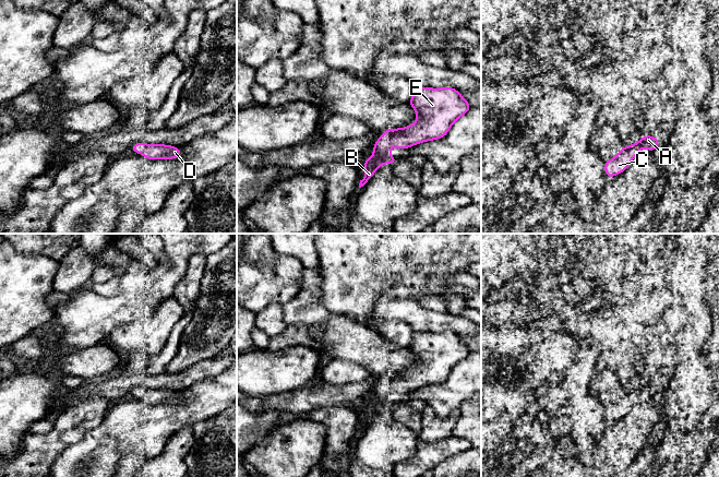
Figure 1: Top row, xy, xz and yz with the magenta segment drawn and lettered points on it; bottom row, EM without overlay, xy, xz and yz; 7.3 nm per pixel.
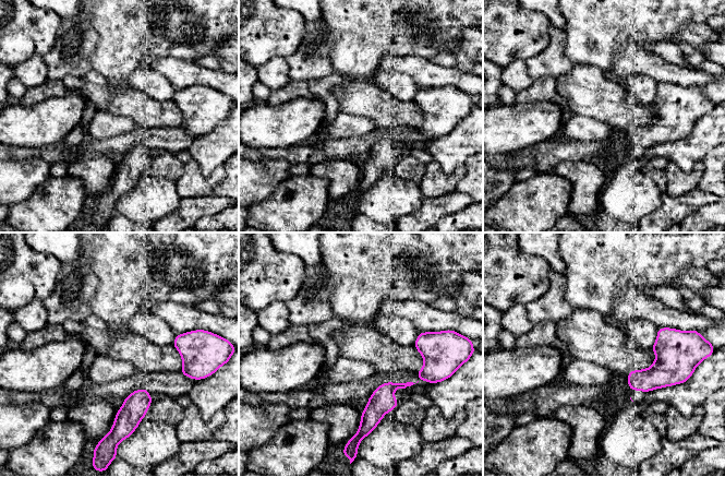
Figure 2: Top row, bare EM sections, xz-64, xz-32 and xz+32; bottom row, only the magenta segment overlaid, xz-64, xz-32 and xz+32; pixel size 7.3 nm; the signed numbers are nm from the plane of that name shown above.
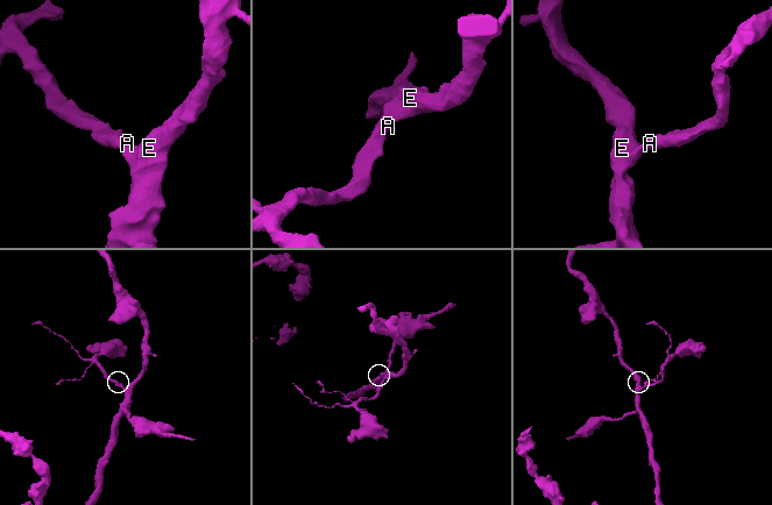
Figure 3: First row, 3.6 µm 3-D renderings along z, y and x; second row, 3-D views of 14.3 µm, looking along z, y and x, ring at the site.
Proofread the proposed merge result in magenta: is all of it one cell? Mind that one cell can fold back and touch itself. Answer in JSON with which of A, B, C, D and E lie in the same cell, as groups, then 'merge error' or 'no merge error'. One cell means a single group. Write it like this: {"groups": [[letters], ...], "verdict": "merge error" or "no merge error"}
{"groups": [["A", "B", "C", "D", "E"]], "verdict": "no merge error"}

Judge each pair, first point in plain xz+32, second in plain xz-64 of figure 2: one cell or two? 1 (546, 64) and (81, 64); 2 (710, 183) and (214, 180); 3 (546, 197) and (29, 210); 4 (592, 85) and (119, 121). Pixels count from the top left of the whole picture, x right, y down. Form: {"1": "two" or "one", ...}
{"1": "one", "2": "two", "3": "one", "4": "two"}

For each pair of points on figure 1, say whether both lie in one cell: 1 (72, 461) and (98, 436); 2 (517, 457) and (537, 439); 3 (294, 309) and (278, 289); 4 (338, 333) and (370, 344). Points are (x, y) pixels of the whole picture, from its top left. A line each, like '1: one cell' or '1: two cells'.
1: one cell
2: one cell
3: two cells
4: one cell

